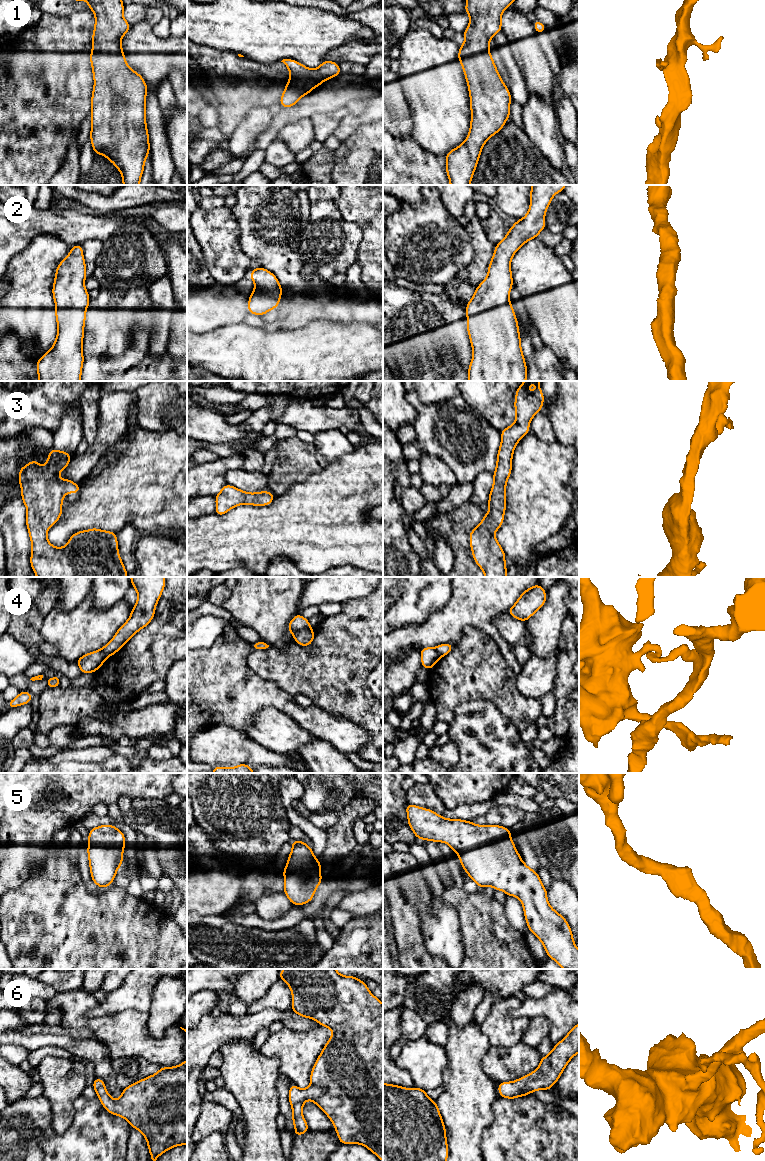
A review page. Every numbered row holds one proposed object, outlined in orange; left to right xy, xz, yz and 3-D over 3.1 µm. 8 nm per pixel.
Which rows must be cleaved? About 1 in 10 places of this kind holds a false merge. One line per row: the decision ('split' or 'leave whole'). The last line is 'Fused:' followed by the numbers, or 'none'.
1: leave whole
2: leave whole
3: leave whole
4: split
5: leave whole
6: leave whole
Fused: 4

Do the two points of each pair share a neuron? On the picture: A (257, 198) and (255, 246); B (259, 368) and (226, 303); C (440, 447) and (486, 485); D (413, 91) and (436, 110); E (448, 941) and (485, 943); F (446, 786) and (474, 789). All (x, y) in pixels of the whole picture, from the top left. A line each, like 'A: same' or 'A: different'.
A: same
B: different
C: different
D: same
E: different
F: same

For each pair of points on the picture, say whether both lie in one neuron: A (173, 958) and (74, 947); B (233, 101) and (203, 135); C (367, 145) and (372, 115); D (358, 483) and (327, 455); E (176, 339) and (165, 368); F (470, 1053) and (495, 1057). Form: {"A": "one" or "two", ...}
{"A": "one", "B": "one", "C": "two", "D": "two", "E": "two", "F": "two"}

